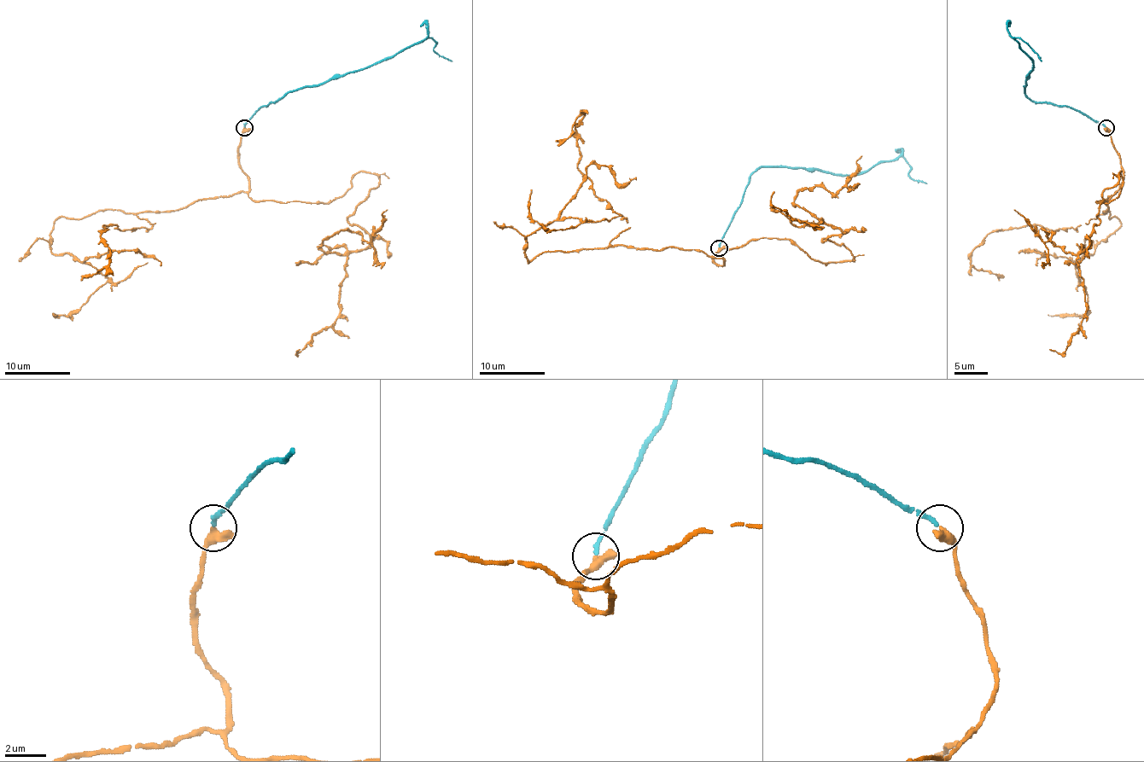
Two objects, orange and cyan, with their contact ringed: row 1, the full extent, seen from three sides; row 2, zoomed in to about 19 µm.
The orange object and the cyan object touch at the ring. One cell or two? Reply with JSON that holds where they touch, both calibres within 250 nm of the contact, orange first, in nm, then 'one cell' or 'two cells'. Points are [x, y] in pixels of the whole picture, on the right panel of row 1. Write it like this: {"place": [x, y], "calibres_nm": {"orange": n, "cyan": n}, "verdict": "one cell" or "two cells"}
{"place": [1106, 127], "calibres_nm": {"orange": 480, "cyan": 180}, "verdict": "one cell"}

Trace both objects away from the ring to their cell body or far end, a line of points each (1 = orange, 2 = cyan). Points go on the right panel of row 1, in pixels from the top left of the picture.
1: (1106, 127), (1123, 183), (1096, 202), (1123, 186), (1119, 171), (1085, 250), (1044, 242), (1014, 209)
2: (1105, 127), (1067, 106), (1036, 102), (1025, 94), (1032, 61), (1014, 38), (1042, 61)

